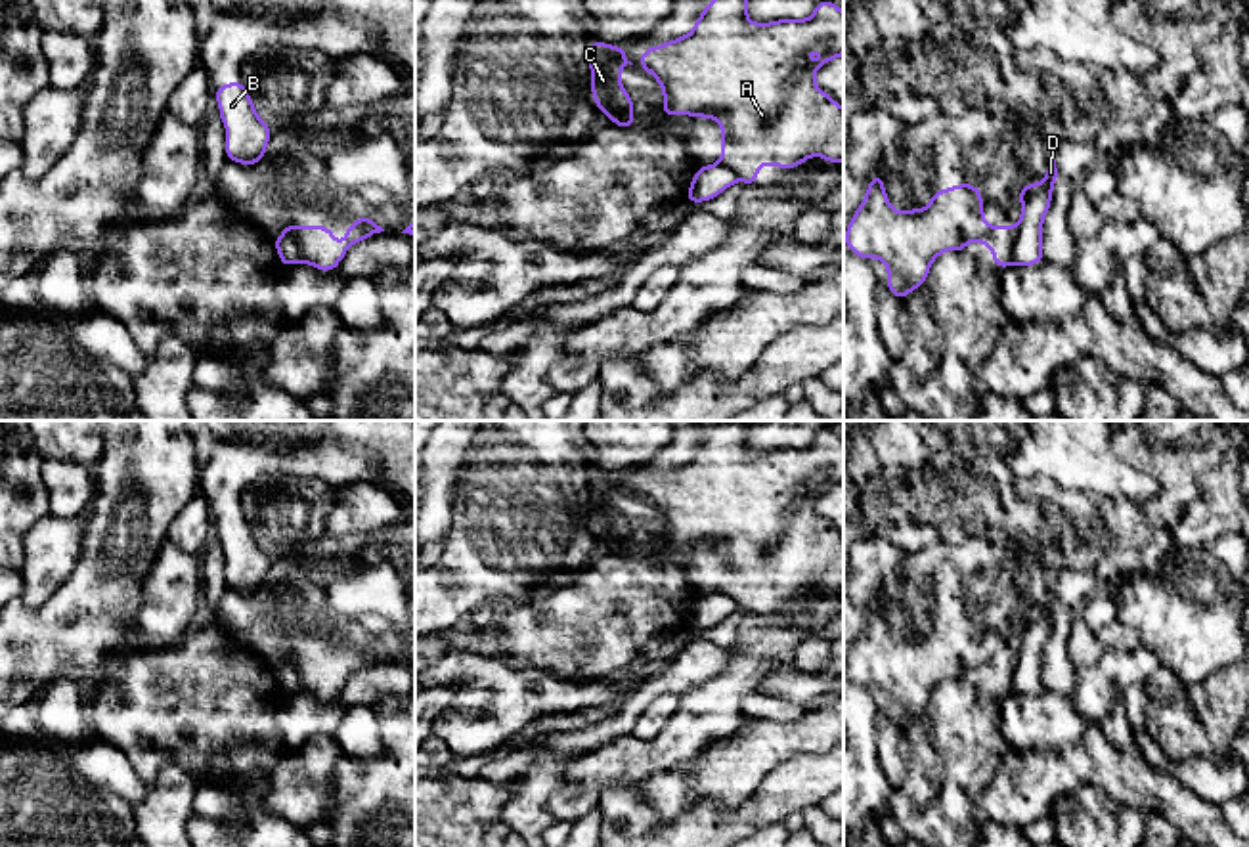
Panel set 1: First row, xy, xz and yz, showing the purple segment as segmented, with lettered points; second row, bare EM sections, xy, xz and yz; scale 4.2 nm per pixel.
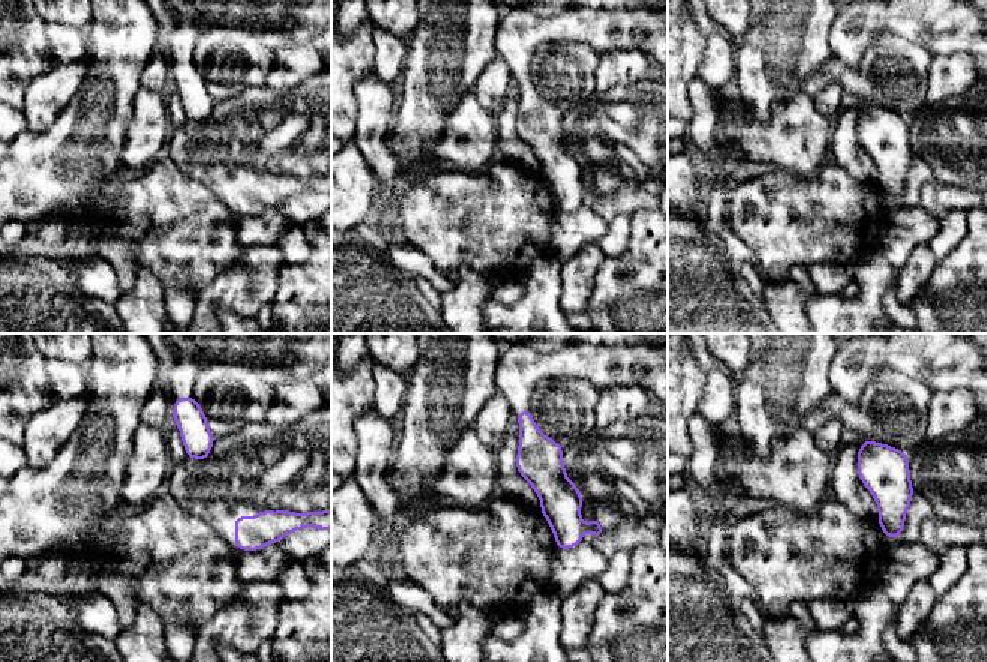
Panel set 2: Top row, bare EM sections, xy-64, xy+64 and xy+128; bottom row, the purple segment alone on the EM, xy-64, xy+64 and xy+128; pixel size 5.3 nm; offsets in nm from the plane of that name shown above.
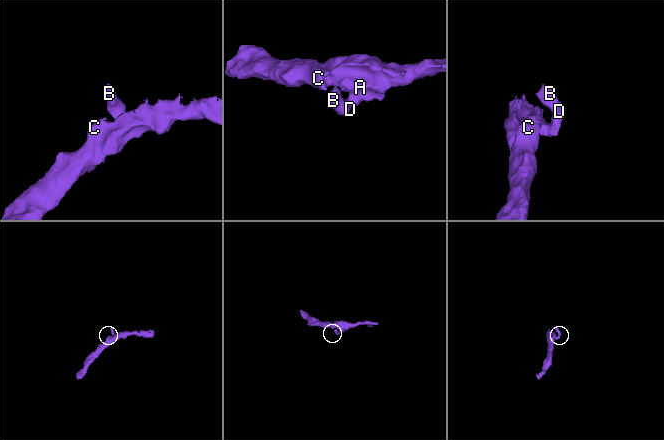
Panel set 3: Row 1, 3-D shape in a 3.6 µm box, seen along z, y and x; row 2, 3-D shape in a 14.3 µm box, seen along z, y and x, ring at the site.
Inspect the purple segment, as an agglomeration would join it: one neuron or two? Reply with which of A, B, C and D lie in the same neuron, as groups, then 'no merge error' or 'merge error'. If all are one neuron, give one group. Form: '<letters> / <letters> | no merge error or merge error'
A C / B D | merge error

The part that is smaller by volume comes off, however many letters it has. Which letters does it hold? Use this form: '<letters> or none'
B, D

